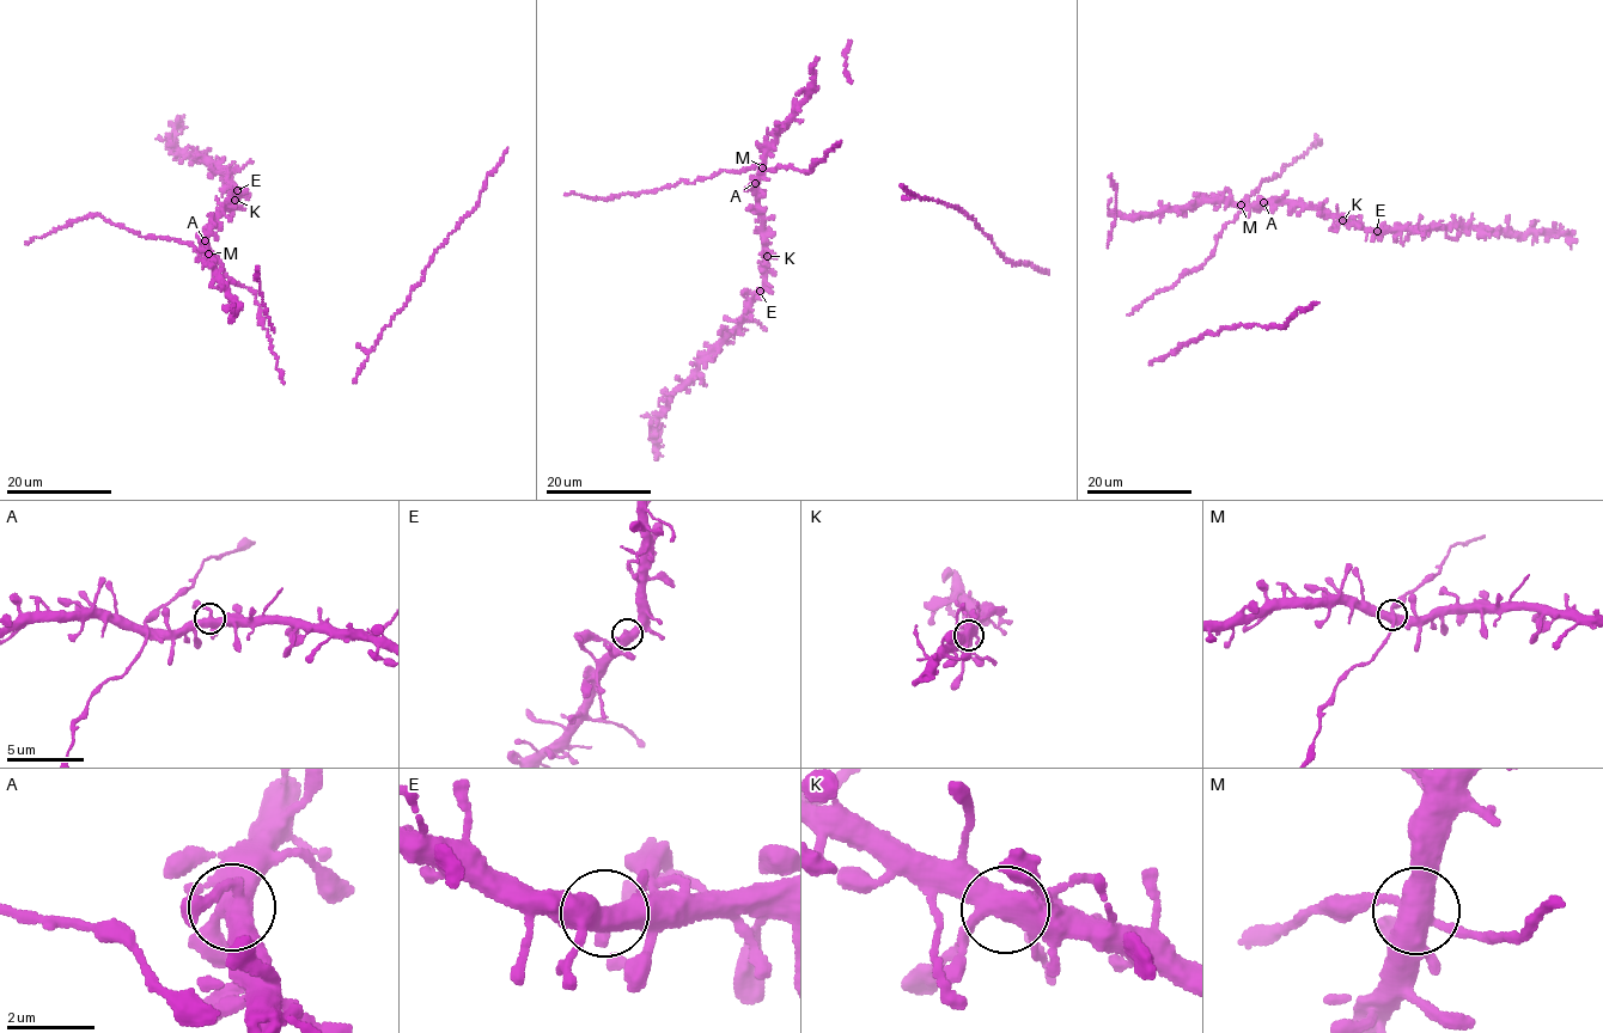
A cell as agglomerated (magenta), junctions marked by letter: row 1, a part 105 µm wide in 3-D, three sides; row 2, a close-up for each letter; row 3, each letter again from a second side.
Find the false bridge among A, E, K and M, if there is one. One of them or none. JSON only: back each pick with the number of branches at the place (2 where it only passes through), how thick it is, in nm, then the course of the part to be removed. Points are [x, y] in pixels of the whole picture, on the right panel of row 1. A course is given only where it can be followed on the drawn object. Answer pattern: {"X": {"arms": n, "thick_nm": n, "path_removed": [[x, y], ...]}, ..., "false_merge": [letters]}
{"false_merge": []}

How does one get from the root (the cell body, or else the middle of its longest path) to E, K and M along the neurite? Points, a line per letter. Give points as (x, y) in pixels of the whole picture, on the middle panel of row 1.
E: (812, 170), (781, 166), (765, 169), (757, 182), (757, 214), (766, 255), (765, 286), (760, 291)
K: (812, 170), (781, 166), (762, 171), (756, 196), (767, 256)
M: (812, 170), (781, 166), (770, 170), (762, 166)

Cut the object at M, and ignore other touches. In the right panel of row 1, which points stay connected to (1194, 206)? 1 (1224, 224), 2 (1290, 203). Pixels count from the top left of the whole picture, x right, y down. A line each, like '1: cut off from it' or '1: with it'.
1: cut off from it
2: with it

